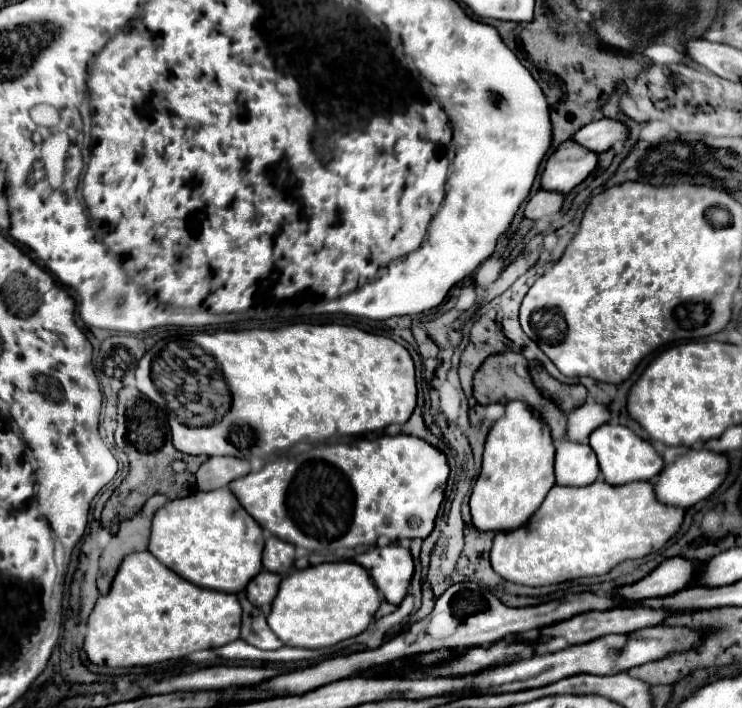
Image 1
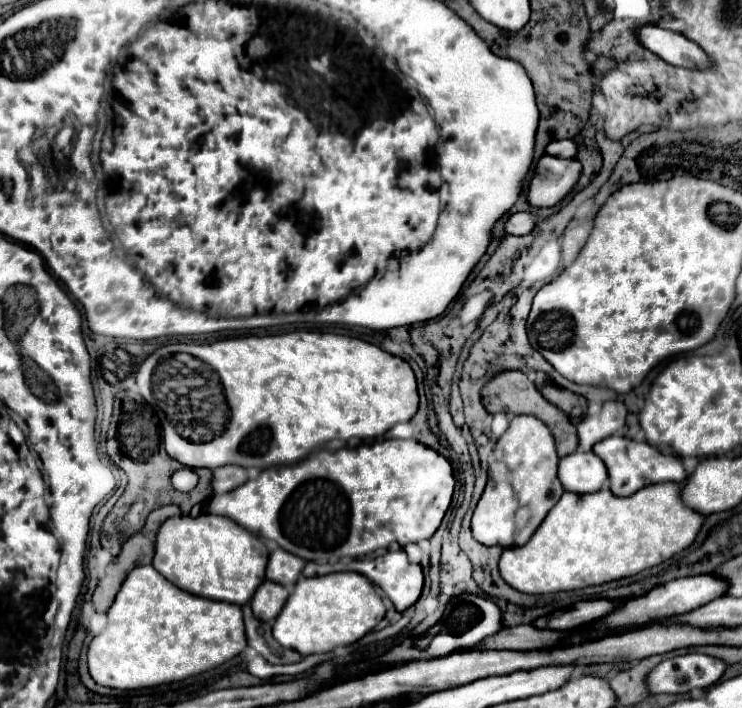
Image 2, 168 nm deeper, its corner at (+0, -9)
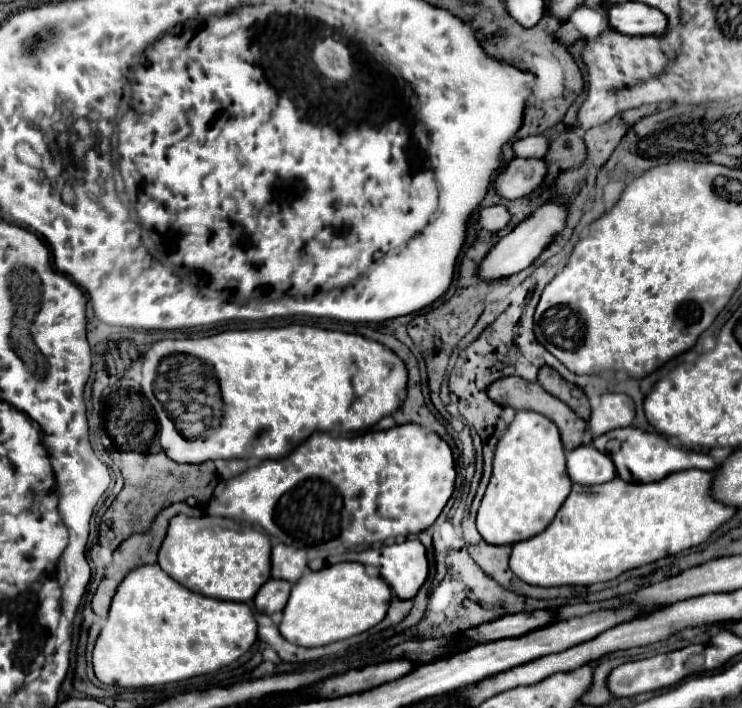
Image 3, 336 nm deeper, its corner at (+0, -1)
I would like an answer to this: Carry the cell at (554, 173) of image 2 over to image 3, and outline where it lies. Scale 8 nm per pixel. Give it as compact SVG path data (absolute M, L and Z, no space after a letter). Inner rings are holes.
M513 159L495 175L493 187L503 199L519 199L539 187L545 173L547 165L543 159Z

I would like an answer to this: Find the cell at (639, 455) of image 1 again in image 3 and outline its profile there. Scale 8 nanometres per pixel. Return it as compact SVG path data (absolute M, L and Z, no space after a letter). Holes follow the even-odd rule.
M619 429L619 431L609 431L607 435L601 435L593 441L593 445L609 455L617 467L617 475L621 479L627 479L629 483L655 483L661 481L663 477L675 473L675 471L685 471L685 469L703 469L703 471L715 471L719 467L719 461L715 461L707 453L695 453L695 451L685 451L681 447L673 447L665 437L657 433L647 433L641 429Z

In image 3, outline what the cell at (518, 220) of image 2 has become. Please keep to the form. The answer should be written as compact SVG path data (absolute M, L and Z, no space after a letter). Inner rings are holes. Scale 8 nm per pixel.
M493 205L493 207L483 207L479 211L479 225L487 231L499 231L503 229L511 219L511 213L503 205Z

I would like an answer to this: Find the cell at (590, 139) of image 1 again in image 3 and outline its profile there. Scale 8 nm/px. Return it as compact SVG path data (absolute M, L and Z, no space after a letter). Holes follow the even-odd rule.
M533 135L533 137L523 137L517 139L513 143L513 153L515 157L523 157L523 159L541 159L549 149L549 141L545 135Z

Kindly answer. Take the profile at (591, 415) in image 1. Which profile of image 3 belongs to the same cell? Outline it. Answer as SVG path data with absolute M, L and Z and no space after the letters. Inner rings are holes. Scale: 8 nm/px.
M625 393L601 395L601 405L591 413L587 421L593 437L605 435L617 427L629 427L635 419L635 403Z

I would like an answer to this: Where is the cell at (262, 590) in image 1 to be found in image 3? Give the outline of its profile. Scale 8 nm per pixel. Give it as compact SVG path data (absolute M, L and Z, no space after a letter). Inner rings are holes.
M269 579L255 595L255 607L257 611L263 611L265 615L273 615L275 611L283 611L287 605L291 591L291 583L279 581L279 579Z

